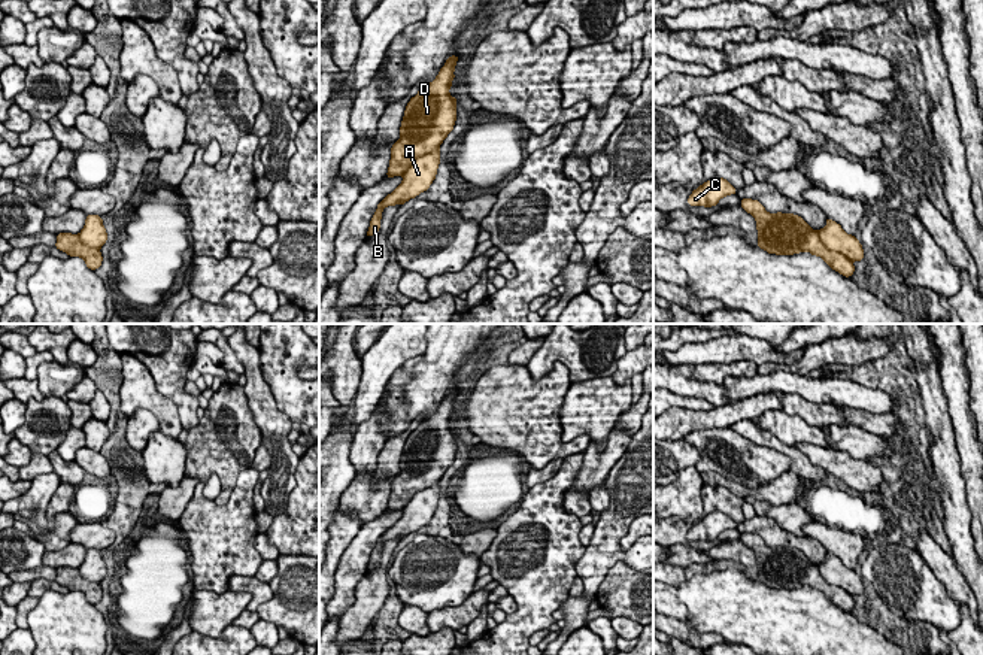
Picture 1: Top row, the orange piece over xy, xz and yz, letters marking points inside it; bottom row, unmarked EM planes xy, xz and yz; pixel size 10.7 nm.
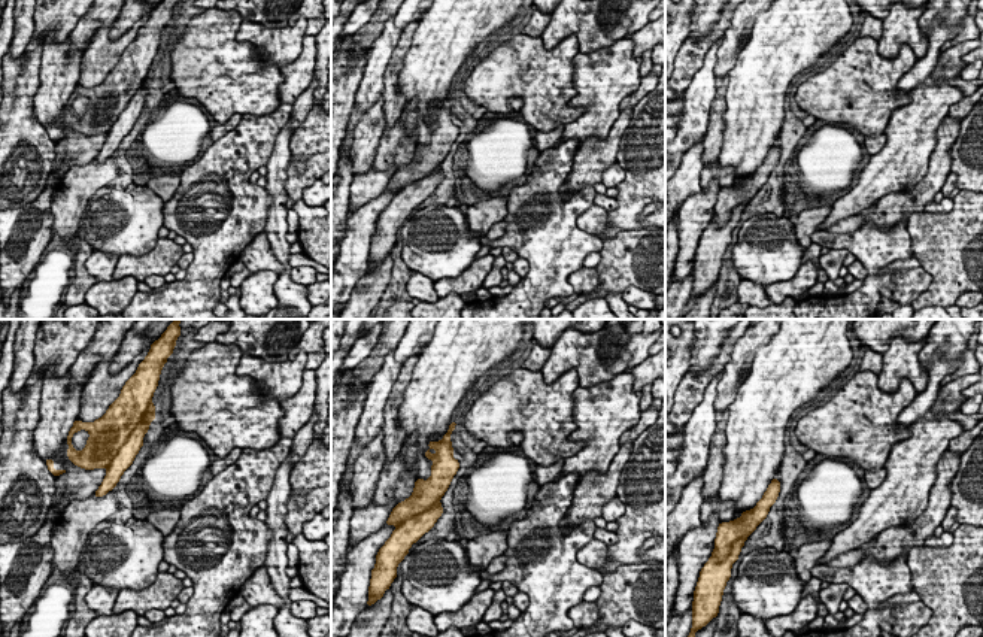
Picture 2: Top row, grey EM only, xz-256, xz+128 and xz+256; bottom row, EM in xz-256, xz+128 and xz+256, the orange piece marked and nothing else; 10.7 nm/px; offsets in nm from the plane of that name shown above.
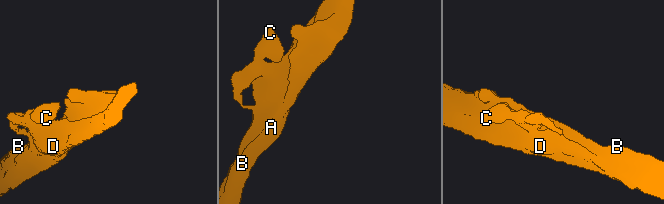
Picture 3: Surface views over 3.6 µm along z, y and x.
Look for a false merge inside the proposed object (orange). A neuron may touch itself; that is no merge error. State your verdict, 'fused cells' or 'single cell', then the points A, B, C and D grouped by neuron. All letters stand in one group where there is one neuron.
fused cells | A B / C D

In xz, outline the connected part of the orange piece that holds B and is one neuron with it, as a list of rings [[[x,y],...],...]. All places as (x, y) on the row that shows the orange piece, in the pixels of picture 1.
[[[440,146],[412,163],[403,175],[403,182],[377,204],[377,209],[370,221],[367,237],[379,233],[382,212],[385,207],[395,204],[401,206],[430,188],[436,179],[439,164]]]

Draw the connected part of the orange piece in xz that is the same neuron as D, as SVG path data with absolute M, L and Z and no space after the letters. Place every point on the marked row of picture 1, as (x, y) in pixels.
M456 55L447 57L433 82L421 87L406 106L400 139L391 148L386 178L401 176L412 163L443 143L453 130L456 97L449 94Z

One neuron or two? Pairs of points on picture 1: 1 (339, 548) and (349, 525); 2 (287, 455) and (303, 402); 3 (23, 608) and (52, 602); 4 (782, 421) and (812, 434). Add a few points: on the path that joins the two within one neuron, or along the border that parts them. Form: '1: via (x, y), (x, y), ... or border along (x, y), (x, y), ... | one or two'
1: via (339, 542), (343, 531) | one
2: border along (272, 393), (276, 406), (293, 421) | two
3: border along (39, 599), (27, 616), (27, 627) | two
4: via (789, 428), (804, 433) | one

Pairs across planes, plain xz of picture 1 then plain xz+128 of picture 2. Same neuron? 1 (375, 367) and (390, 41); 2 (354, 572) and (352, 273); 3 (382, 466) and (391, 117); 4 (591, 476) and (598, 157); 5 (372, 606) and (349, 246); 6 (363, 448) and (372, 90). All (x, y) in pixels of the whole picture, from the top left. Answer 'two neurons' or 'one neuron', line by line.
1: one neuron
2: one neuron
3: two neurons
4: one neuron
5: two neurons
6: two neurons

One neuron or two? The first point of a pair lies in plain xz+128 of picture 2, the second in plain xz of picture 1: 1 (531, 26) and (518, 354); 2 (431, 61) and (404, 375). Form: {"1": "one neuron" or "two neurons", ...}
{"1": "one neuron", "2": "two neurons"}

